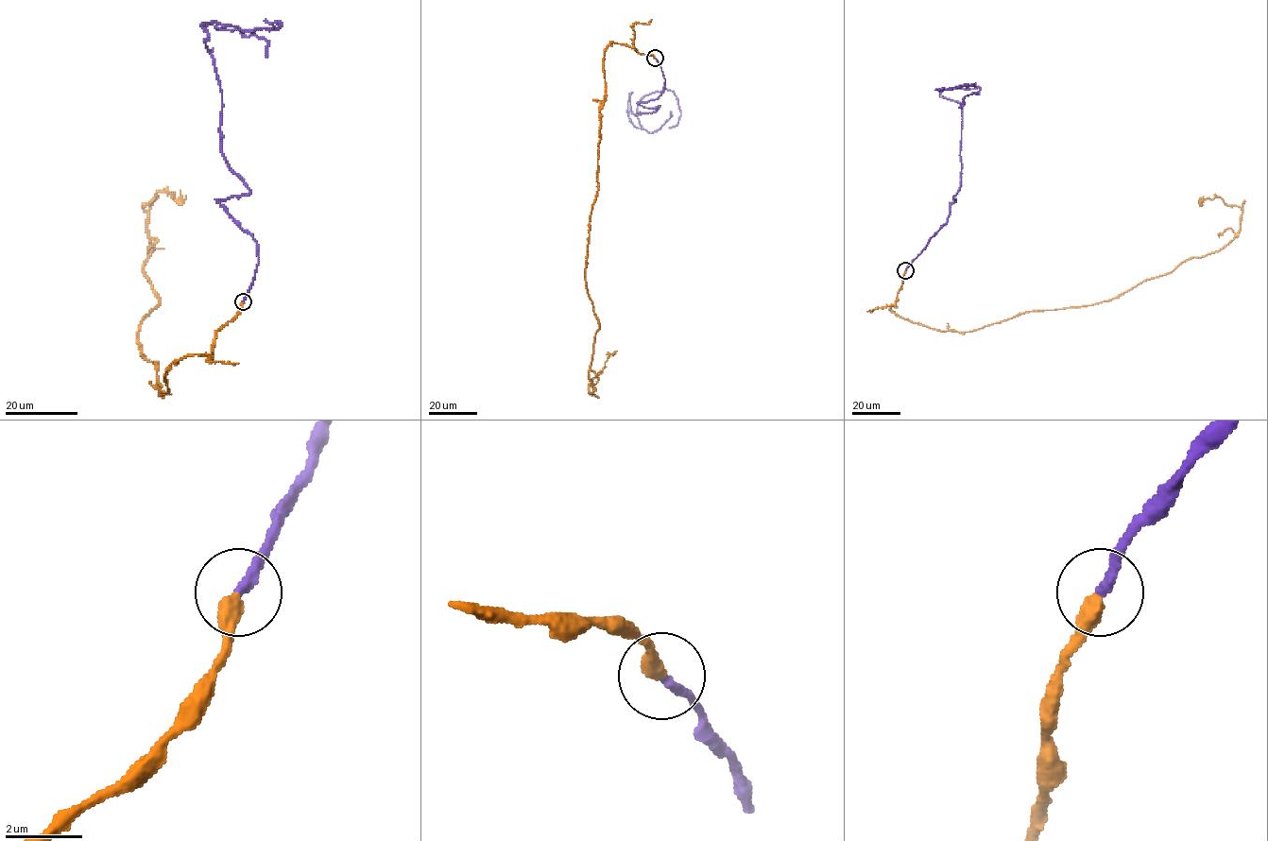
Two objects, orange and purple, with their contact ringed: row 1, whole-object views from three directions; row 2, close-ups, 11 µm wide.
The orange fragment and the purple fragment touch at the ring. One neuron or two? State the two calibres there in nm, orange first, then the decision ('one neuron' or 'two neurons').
440/240 nm | one neuron

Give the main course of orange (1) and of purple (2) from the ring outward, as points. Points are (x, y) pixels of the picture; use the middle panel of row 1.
1: (655, 59), (611, 42), (603, 56), (605, 100), (584, 272), (599, 325), (590, 394), (591, 380), (616, 351)
2: (655, 59), (665, 88), (639, 103), (659, 106), (631, 92), (628, 117), (670, 90), (669, 128)

